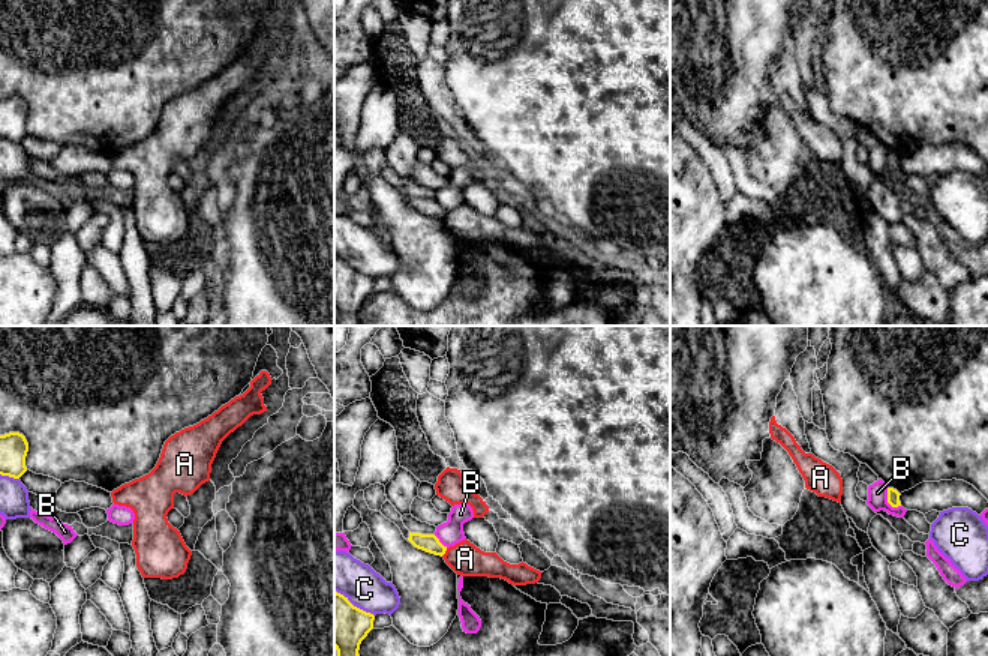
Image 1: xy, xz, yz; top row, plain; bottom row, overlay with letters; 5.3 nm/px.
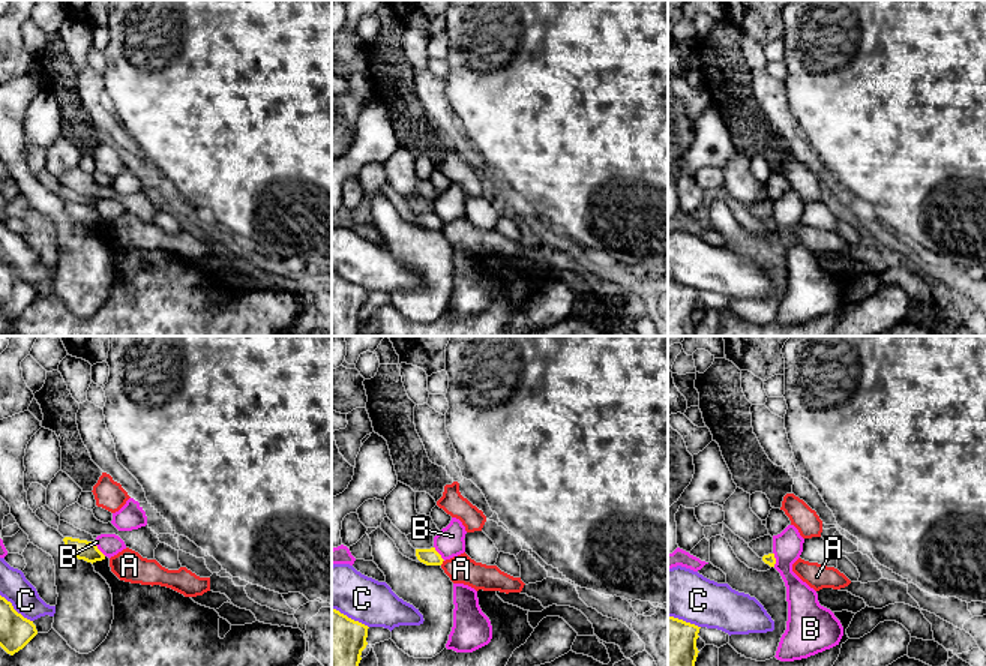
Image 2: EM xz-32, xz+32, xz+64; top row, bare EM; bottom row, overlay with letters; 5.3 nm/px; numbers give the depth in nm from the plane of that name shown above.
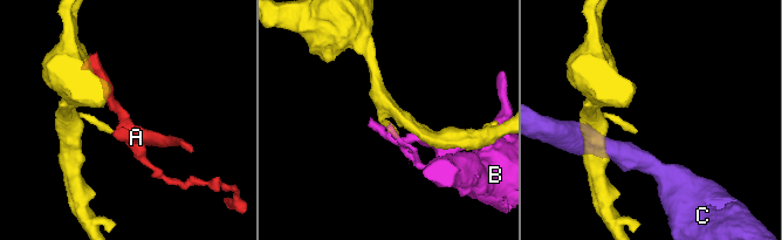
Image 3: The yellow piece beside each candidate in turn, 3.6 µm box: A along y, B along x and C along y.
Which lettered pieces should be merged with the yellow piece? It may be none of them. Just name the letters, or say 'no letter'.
no letter

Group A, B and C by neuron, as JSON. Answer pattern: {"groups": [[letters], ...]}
{"groups": [["A"], ["B"], ["C"]]}

